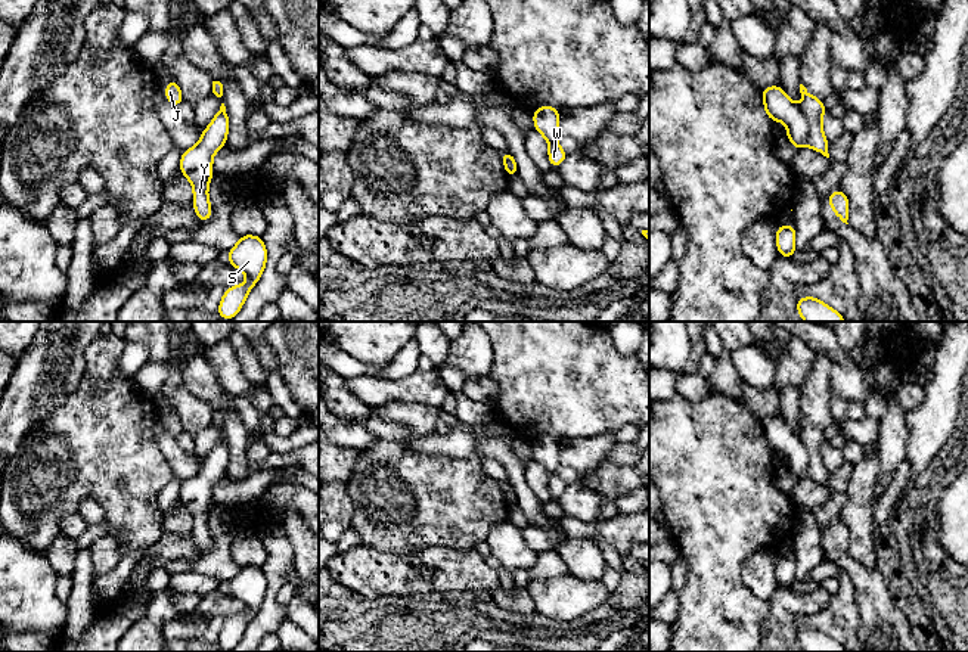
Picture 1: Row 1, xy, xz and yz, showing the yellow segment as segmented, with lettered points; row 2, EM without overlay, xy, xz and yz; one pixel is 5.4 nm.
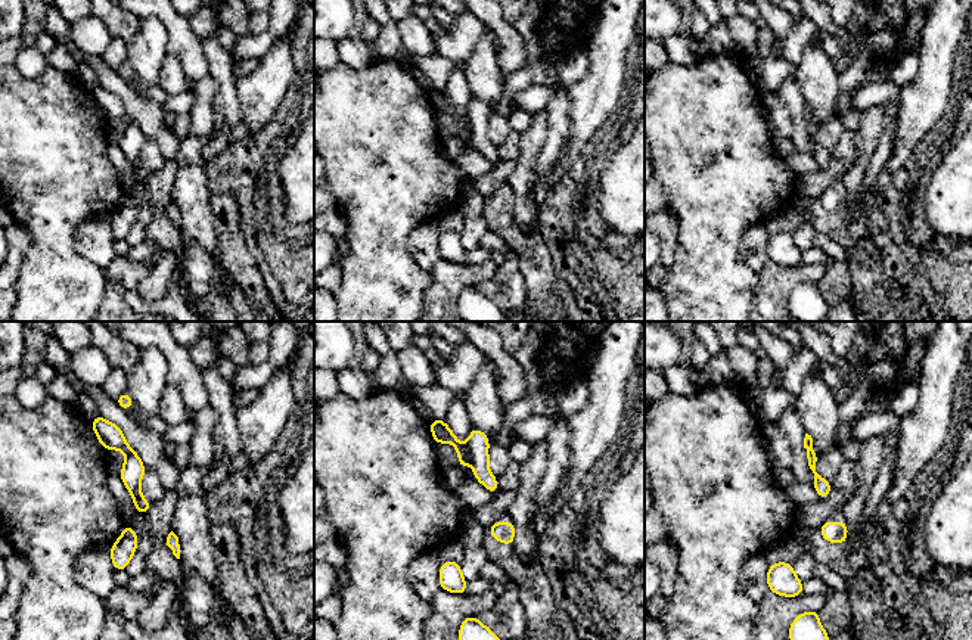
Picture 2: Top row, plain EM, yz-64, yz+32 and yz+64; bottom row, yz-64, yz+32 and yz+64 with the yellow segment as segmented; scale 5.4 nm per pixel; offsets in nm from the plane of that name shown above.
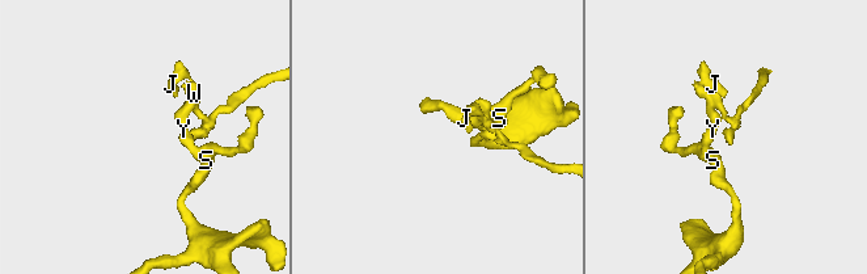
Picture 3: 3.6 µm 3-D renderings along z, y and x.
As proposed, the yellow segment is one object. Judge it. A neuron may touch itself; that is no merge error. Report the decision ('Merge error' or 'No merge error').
Merge error

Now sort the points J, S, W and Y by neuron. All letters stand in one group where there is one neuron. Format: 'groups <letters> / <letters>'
groups J W / S Y

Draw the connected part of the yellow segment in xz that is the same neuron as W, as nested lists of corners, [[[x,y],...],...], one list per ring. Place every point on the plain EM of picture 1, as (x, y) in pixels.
[[[558,474],[550,475],[547,481],[550,497],[558,499],[567,488],[567,485],[568,482],[565,482]]]

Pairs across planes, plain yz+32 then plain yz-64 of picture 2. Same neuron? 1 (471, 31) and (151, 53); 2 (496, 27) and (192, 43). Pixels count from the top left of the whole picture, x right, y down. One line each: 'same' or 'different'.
1: different
2: same

